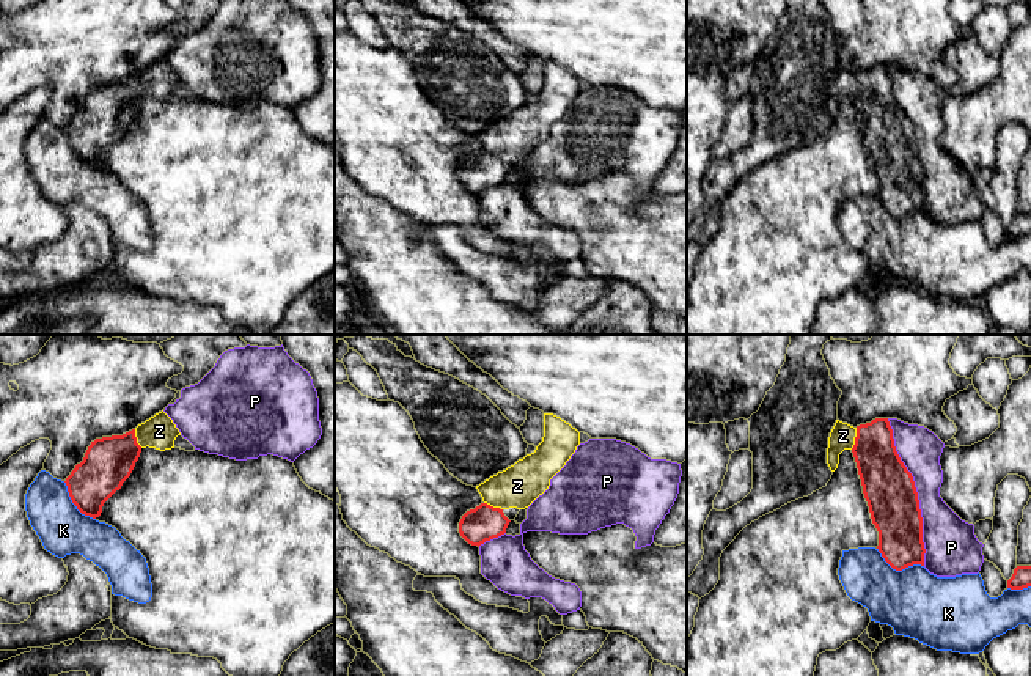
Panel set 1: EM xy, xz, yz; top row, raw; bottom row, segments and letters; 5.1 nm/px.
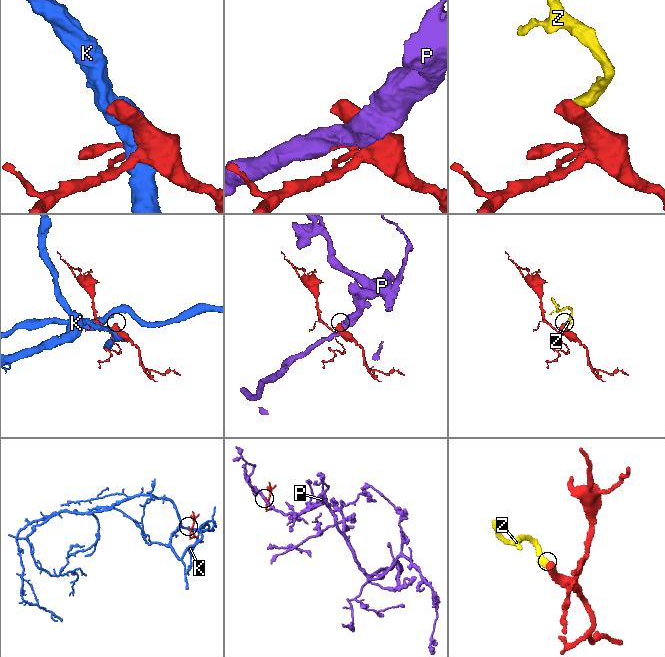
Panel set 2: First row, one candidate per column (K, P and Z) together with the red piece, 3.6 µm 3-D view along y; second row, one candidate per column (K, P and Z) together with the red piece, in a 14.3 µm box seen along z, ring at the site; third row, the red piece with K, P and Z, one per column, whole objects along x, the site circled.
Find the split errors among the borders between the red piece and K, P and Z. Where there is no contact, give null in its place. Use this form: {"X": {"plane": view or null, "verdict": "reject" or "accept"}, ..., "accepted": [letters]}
{"K": {"plane": "yz", "verdict": "reject"}, "P": {"plane": "yz", "verdict": "reject"}, "Z": {"plane": "yz", "verdict": "accept"}, "accepted": ["Z"]}

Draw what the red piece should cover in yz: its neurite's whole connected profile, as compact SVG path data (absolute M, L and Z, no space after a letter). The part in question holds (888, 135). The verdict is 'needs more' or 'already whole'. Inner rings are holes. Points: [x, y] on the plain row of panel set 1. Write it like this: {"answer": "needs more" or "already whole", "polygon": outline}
{"answer": "needs more", "polygon": "M875 66L857 75L836 68L827 96L827 112L831 119L838 116L839 102L844 97L853 101L871 167L879 179L877 197L885 209L896 219L913 212L924 214L926 197L918 140L912 121L896 99L888 66Z"}

